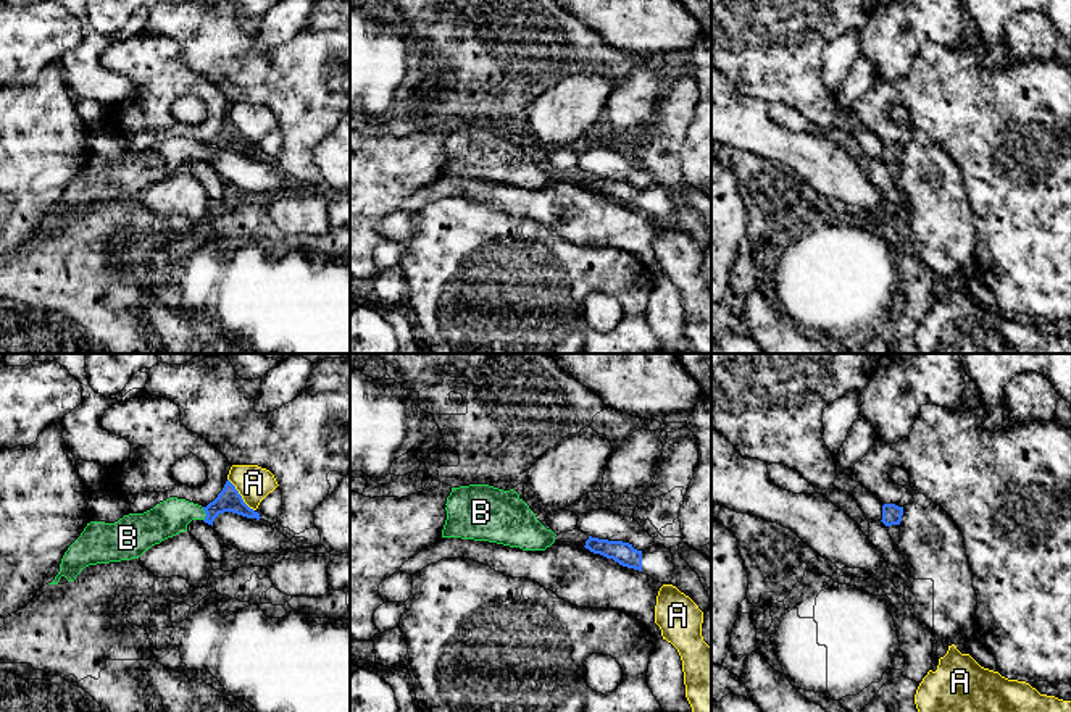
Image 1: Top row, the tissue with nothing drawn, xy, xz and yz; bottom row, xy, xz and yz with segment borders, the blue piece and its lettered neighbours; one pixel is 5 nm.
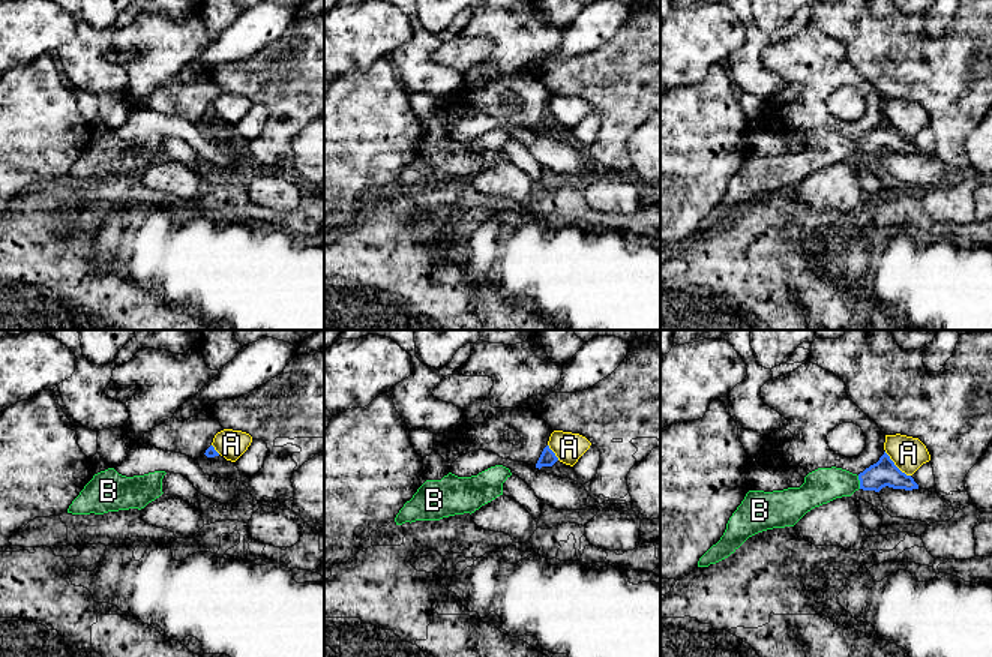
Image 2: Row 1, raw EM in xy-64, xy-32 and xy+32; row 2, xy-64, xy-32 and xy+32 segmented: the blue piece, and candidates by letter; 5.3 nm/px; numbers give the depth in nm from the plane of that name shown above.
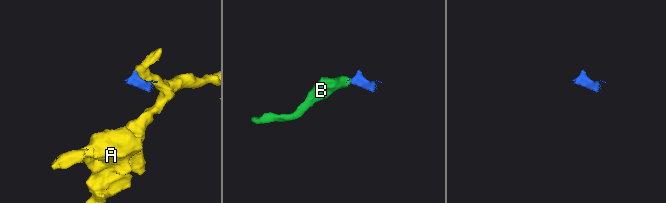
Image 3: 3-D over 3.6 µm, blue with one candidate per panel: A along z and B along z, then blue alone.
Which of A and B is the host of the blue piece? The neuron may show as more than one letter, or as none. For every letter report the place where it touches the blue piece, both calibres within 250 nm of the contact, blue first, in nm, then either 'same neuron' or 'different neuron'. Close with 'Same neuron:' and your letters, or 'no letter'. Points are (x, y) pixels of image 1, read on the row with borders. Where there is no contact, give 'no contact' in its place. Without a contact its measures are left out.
A: contact xy (239, 494); calibres 120 and 180 nm; different neuron
B: contact xy (205, 512); calibres 120 and 180 nm; same neuron
Same neuron: B

